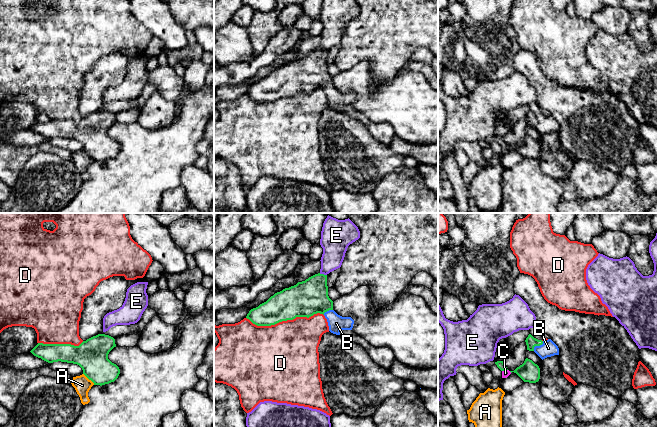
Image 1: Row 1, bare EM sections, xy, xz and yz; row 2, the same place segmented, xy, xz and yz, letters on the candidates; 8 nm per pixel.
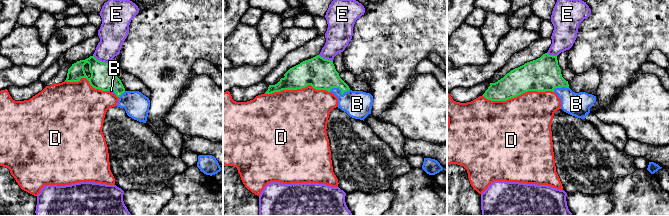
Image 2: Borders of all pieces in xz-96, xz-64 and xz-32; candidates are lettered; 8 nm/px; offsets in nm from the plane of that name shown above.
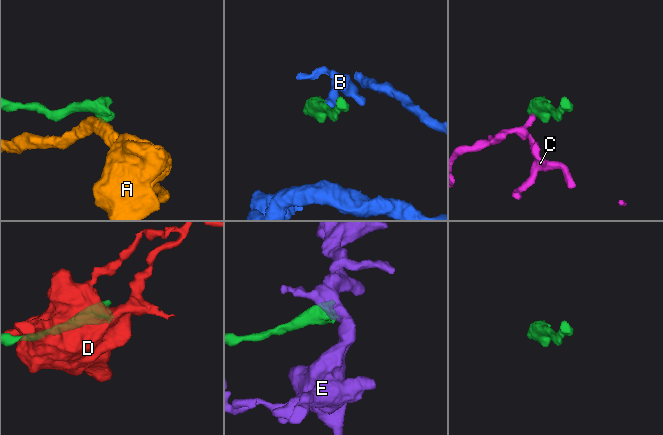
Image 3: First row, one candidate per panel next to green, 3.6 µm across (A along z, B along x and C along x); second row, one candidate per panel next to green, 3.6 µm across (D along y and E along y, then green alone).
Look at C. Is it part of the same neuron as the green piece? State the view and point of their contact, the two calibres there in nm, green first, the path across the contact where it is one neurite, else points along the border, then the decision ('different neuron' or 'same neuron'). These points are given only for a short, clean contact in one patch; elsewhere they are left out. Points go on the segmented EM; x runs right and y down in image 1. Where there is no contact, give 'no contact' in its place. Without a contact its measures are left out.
contact yz (504, 369); calibres 60 and 60 nm; border yz (507, 369), (502, 371); different neuron

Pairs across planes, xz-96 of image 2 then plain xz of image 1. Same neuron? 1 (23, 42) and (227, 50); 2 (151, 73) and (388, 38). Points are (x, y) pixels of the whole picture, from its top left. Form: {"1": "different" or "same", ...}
{"1": "same", "2": "same"}

